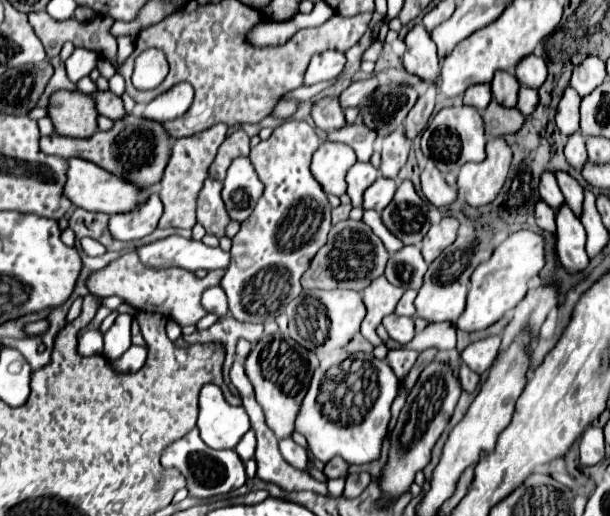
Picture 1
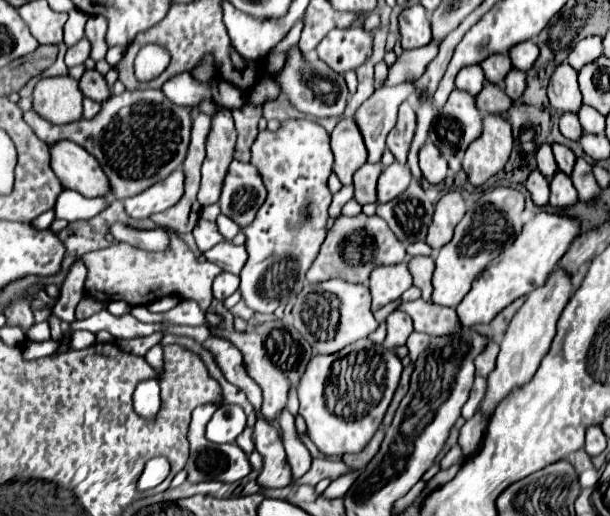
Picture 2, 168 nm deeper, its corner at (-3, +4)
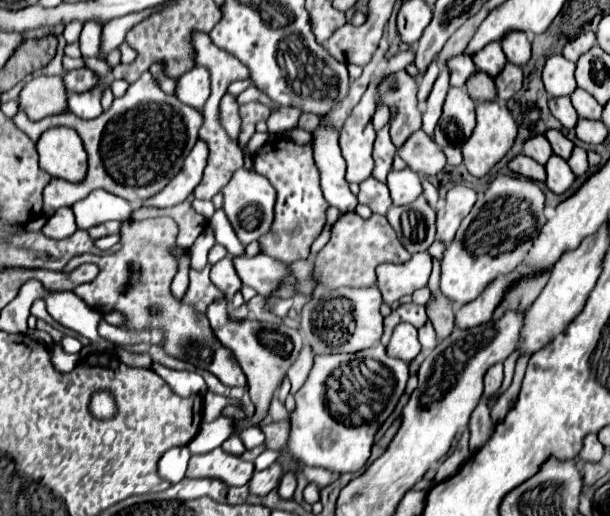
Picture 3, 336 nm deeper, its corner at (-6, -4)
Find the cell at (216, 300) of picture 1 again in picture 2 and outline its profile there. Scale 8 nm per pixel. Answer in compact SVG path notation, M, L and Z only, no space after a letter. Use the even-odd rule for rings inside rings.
M221 273L213 281L213 297L219 301L225 301L229 295L233 295L239 289L239 277L231 273Z

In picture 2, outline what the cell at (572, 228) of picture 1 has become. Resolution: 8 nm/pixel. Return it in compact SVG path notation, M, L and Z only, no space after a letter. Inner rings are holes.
M557 173L551 179L551 205L555 209L569 209L577 203L577 191L565 173Z

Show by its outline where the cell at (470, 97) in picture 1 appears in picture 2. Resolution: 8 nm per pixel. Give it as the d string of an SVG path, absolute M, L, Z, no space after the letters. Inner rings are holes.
M471 65L469 69L461 69L455 85L457 85L457 89L471 93L473 97L479 95L485 85L485 73L483 73L481 65Z

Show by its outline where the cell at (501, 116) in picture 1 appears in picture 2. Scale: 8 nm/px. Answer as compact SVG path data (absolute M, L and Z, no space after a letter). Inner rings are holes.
M485 83L485 89L481 91L481 95L475 97L475 101L477 109L483 115L503 115L513 105L513 101L509 101L509 95L493 83Z

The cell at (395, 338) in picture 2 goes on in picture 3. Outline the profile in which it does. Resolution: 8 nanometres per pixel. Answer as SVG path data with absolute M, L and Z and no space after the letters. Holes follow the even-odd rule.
M400 323L394 329L394 335L392 335L386 351L388 351L390 357L396 357L396 359L402 359L402 361L410 363L420 353L416 327L408 325L408 323Z

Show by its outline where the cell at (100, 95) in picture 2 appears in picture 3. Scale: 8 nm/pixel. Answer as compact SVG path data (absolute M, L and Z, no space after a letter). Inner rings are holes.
M80 67L80 69L72 69L64 73L64 85L68 93L78 93L84 89L92 89L92 85L96 85L96 75L94 71Z

